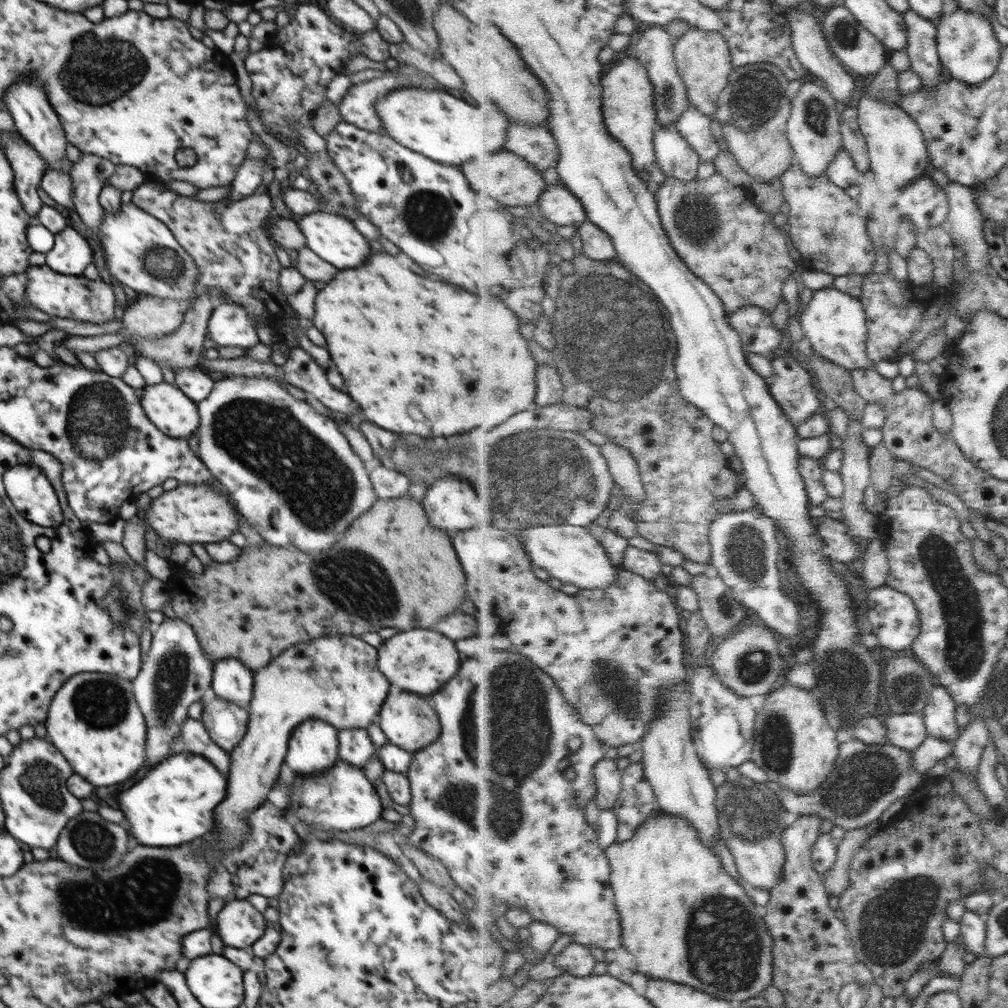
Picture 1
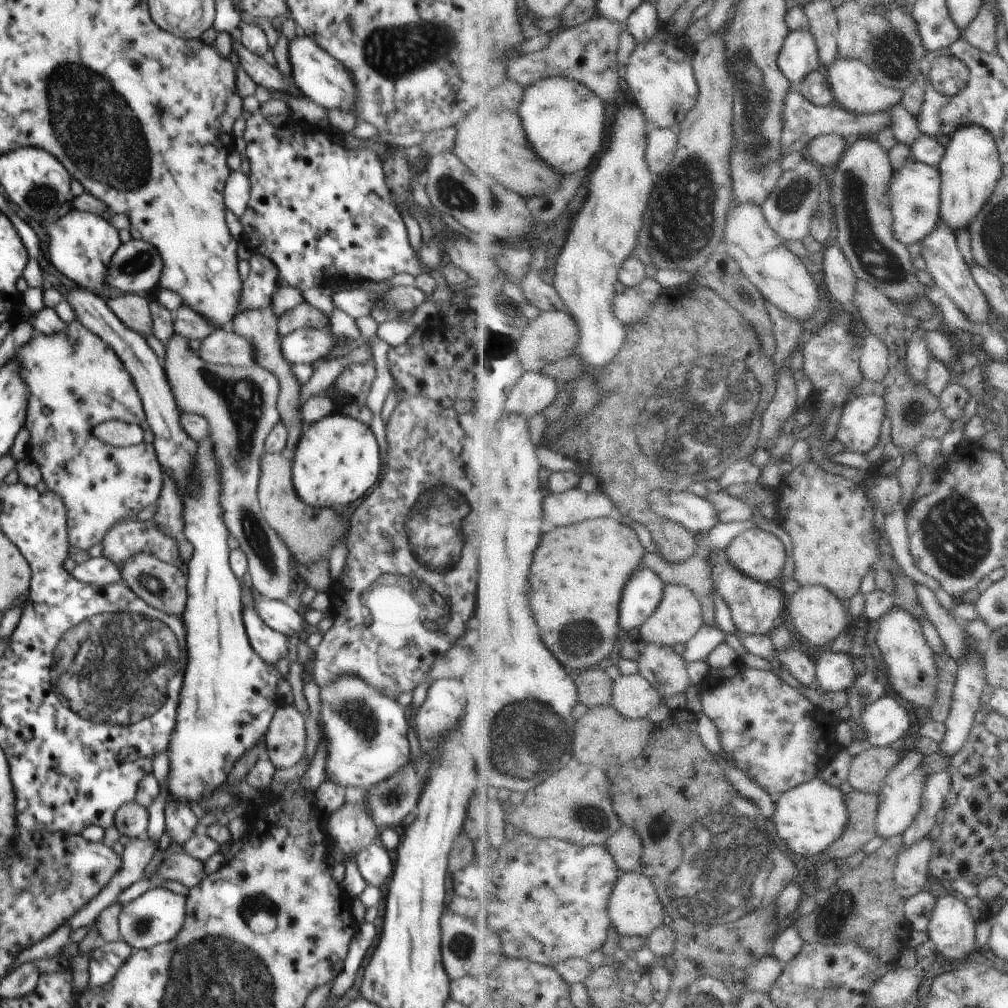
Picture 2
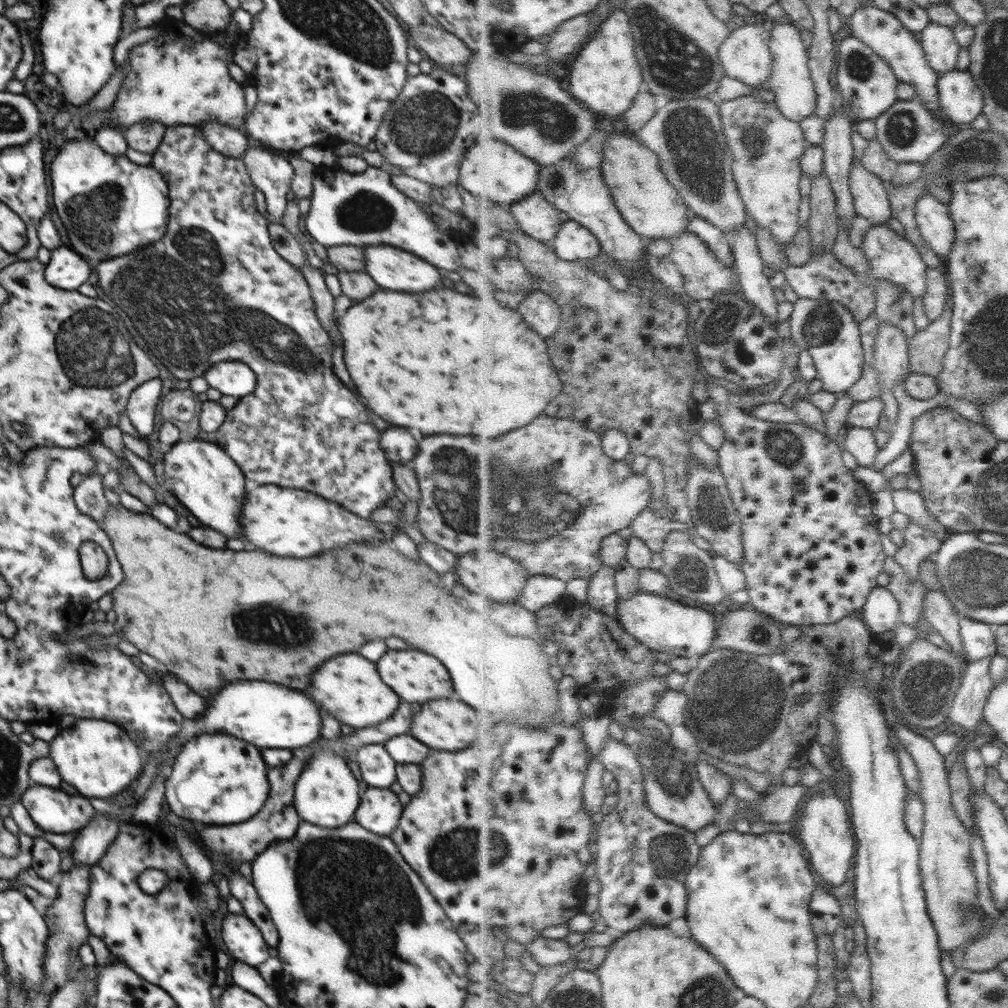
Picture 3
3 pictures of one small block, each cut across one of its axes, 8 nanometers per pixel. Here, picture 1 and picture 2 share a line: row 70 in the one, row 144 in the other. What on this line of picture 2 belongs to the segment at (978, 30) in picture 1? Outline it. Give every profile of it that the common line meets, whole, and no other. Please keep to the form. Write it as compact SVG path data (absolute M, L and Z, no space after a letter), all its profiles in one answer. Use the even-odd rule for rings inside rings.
M978 125L959 129L946 141L945 146L945 153L938 165L942 173L940 220L953 231L960 228L968 230L991 197L1002 176L1003 164L991 132Z

